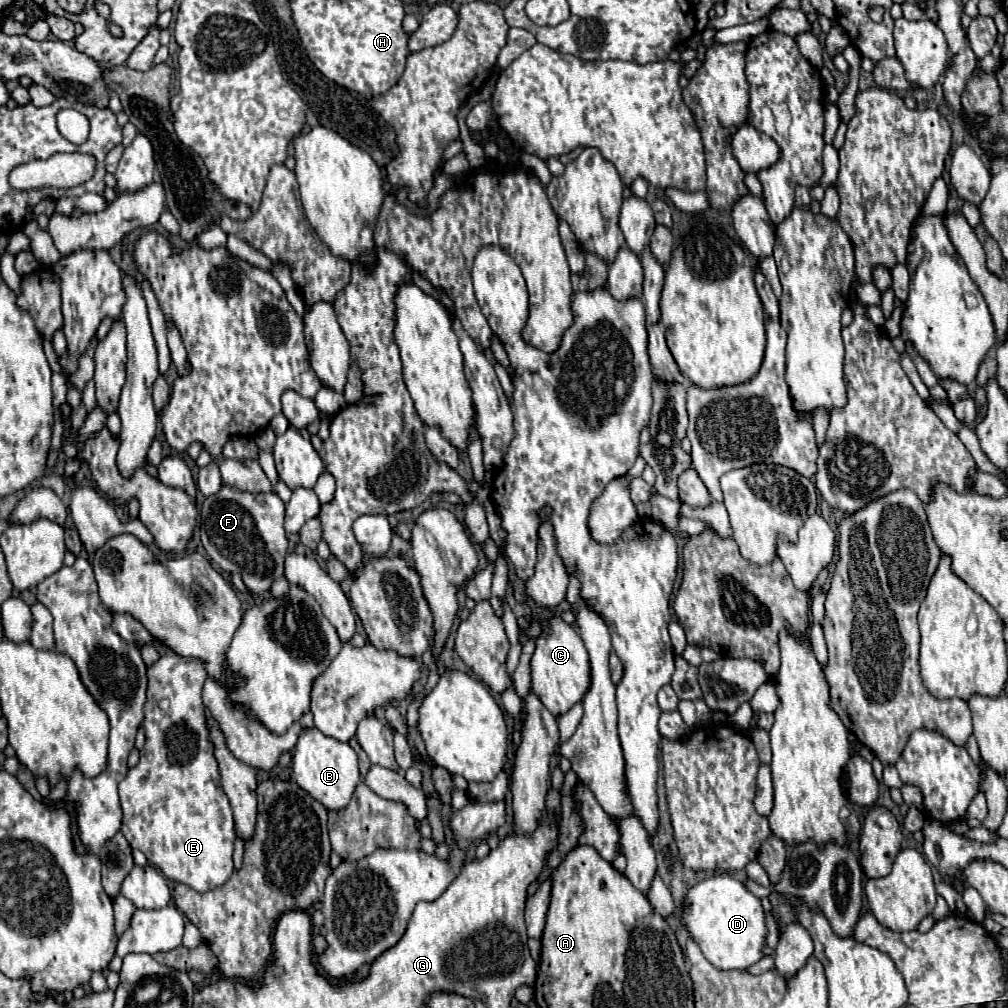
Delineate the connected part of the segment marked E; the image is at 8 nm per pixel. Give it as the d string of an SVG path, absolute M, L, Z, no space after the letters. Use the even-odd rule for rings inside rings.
M168 650L166 654L162 654L152 666L148 666L148 692L146 692L146 704L144 704L144 732L146 732L146 742L144 742L144 748L140 750L140 762L136 768L130 768L126 778L120 782L120 806L122 806L122 834L124 838L128 840L128 844L132 848L138 848L146 854L148 858L148 864L158 868L166 878L174 880L174 882L182 882L190 888L194 888L196 892L208 892L212 888L218 888L222 886L234 866L232 866L232 850L234 850L234 838L236 838L236 832L234 832L234 820L232 820L232 812L230 812L230 802L228 802L228 796L224 794L222 786L220 786L220 772L218 772L218 766L216 766L216 758L212 754L212 742L208 742L208 728L204 726L204 714L206 714L206 708L202 704L202 686L204 686L204 680L208 678L208 672L206 672L206 666L202 660L198 658L184 658L184 656L178 656L176 652ZM162 698L168 698L170 700L170 712L168 714L162 714L162 710L158 708L158 702Z

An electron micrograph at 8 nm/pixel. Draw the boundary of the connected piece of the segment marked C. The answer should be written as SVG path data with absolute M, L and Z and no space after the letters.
M560 616L548 618L548 624L542 626L540 636L534 640L536 650L530 658L530 676L532 692L550 710L554 716L566 714L576 702L580 702L590 686L590 662L584 642L574 630L572 624L564 622Z

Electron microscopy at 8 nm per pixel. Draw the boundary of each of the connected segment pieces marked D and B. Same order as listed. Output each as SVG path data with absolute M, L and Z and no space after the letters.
M716 874L694 884L682 898L682 926L718 970L746 970L762 958L766 924L764 908L744 884L730 874Z
M302 728L292 752L292 774L302 790L308 790L312 798L322 802L328 810L342 810L360 782L358 756L348 742L340 742L322 734L318 728Z

